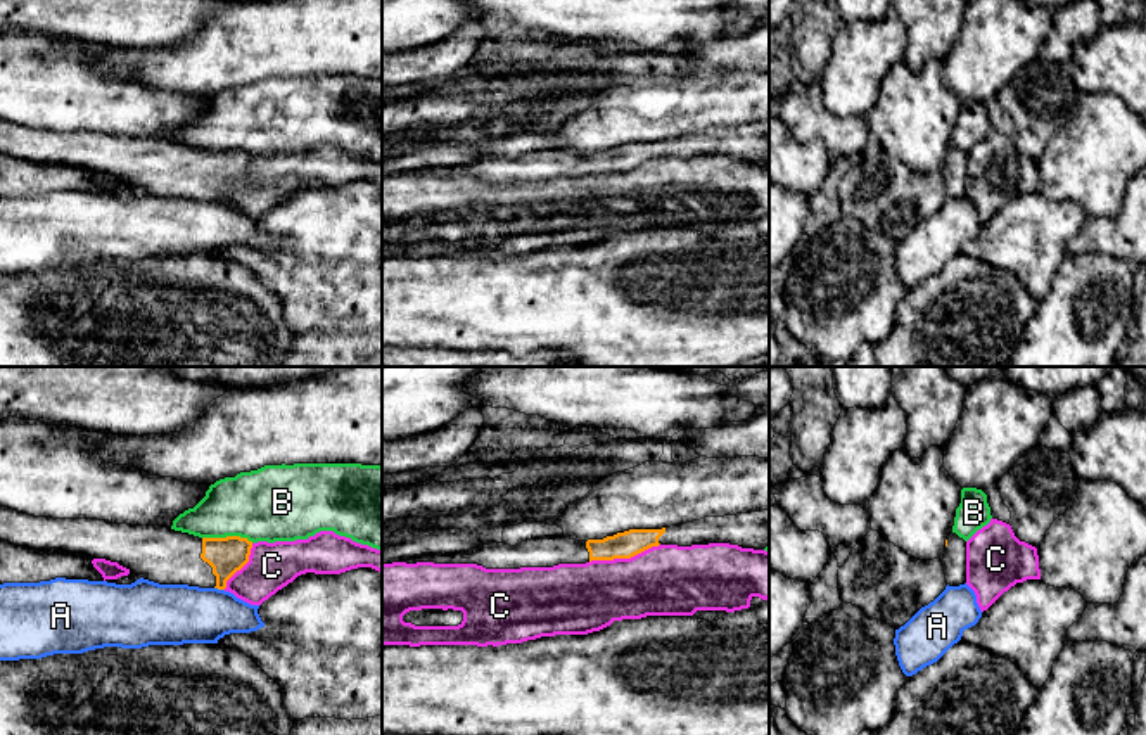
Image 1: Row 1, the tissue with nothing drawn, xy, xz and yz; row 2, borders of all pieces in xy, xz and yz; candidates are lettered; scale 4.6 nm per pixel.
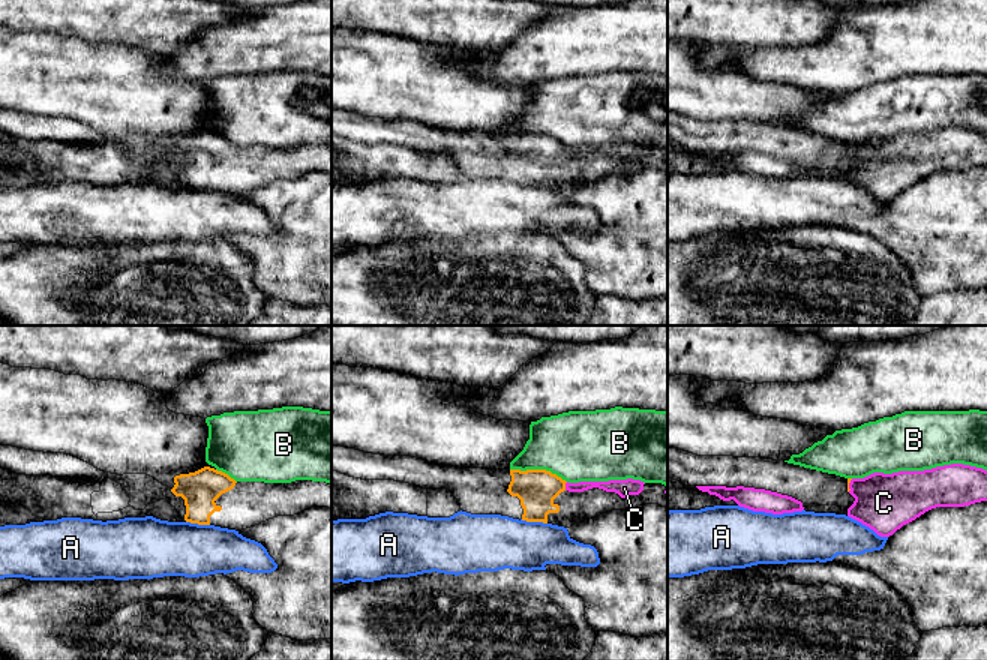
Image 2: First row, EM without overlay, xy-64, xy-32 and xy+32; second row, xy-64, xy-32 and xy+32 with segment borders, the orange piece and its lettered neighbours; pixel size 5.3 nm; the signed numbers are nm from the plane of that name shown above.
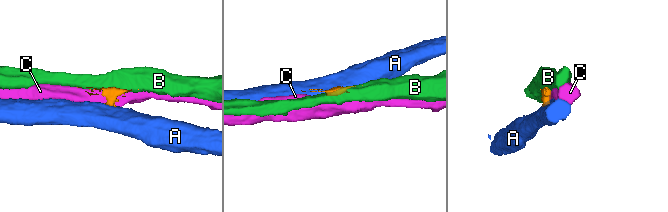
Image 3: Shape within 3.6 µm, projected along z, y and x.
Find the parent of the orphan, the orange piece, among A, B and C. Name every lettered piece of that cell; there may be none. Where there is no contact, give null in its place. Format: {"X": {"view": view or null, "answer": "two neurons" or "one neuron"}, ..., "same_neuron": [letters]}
{"A": {"view": "xy", "answer": "two neurons"}, "B": {"view": "xy", "answer": "two neurons"}, "C": {"view": "xz", "answer": "two neurons"}, "same_neuron": []}

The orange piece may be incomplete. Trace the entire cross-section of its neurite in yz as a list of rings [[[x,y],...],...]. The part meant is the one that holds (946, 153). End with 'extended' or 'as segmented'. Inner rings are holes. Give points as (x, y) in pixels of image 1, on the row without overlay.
[[[952,144],[945,152],[945,163],[940,168],[940,175],[949,199],[966,195],[966,154]]] | extended

